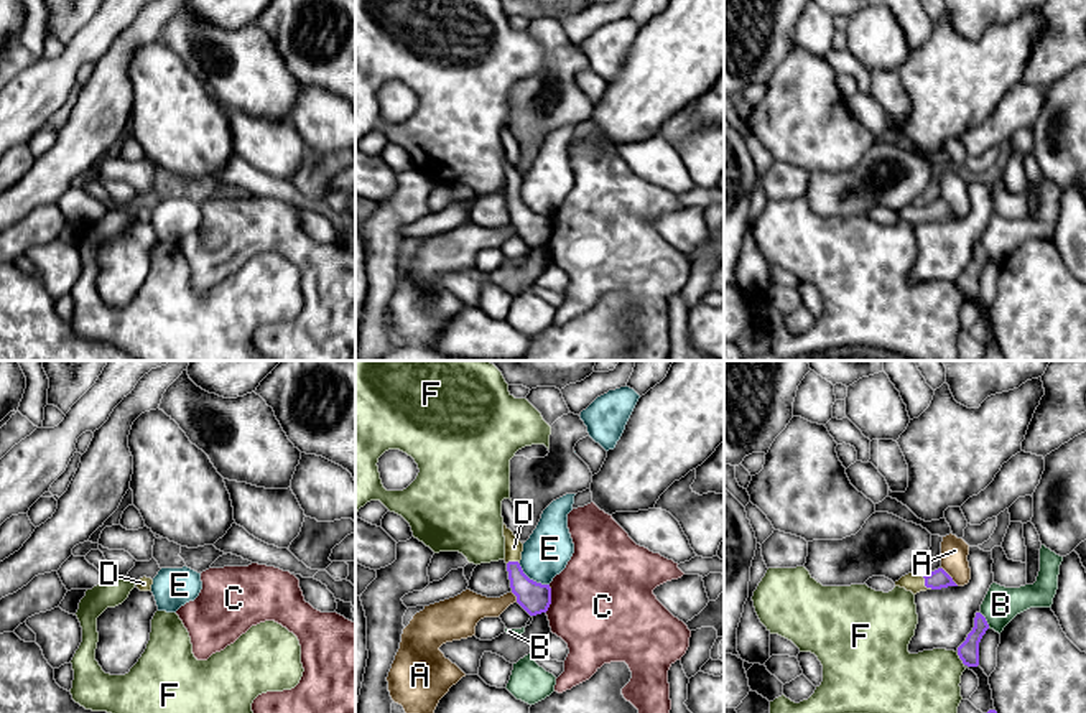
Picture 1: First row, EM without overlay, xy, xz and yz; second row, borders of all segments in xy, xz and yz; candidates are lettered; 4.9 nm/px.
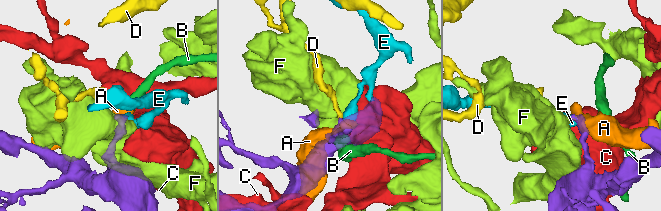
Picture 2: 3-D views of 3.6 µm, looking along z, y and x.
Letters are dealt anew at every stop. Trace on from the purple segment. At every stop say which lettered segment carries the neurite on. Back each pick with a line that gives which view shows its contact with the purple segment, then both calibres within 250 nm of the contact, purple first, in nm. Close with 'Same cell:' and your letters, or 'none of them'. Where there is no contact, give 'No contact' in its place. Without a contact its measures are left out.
D: Touches purple in yz. Thickness 90 nm (purple) against 90 nm
Same cell: D

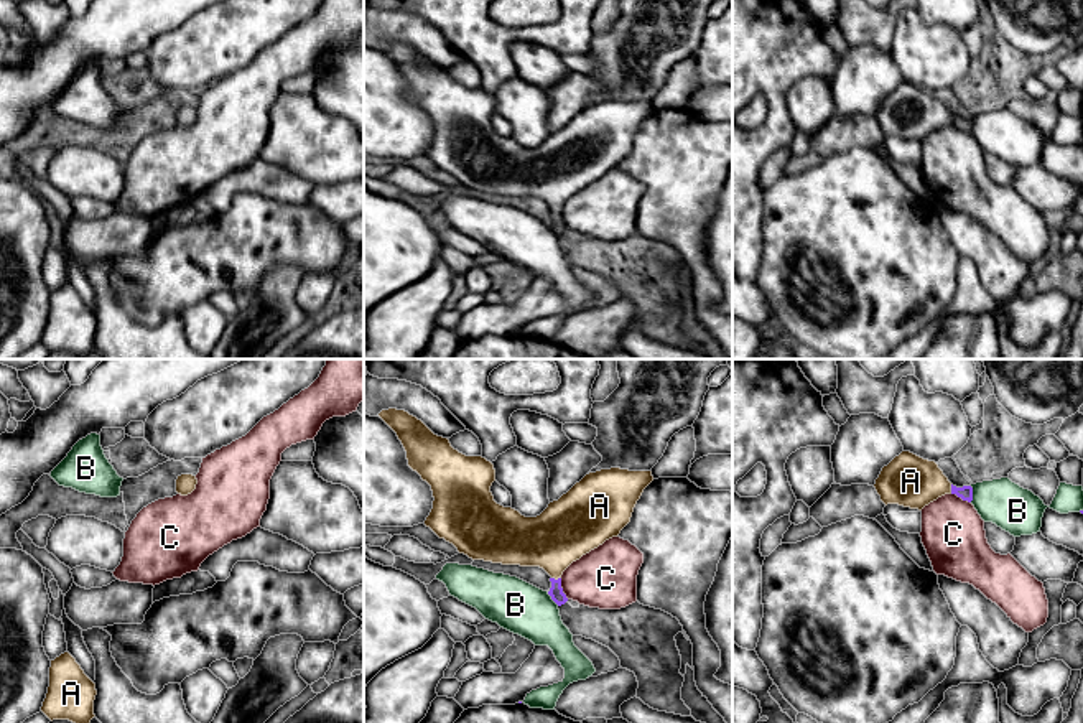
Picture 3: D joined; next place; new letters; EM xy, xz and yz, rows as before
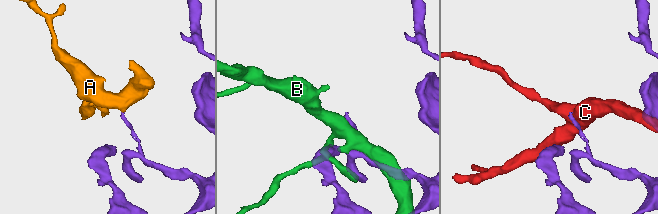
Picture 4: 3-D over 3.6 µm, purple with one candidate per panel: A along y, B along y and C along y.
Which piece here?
Same cell: none of them

